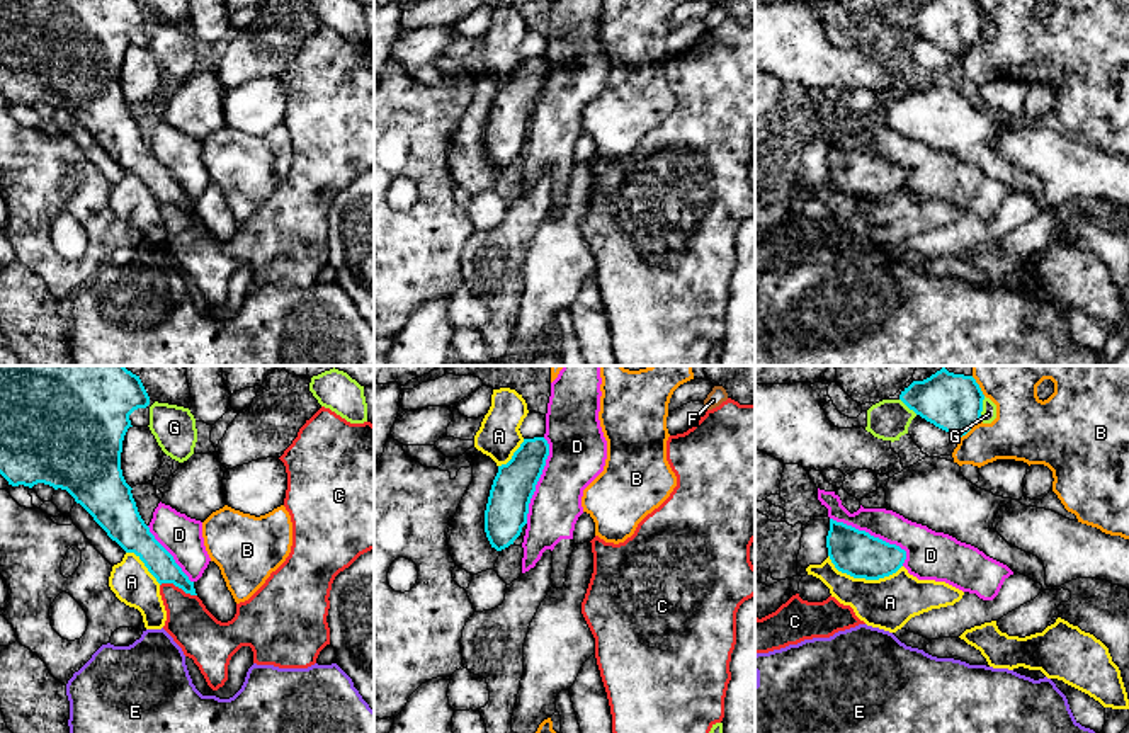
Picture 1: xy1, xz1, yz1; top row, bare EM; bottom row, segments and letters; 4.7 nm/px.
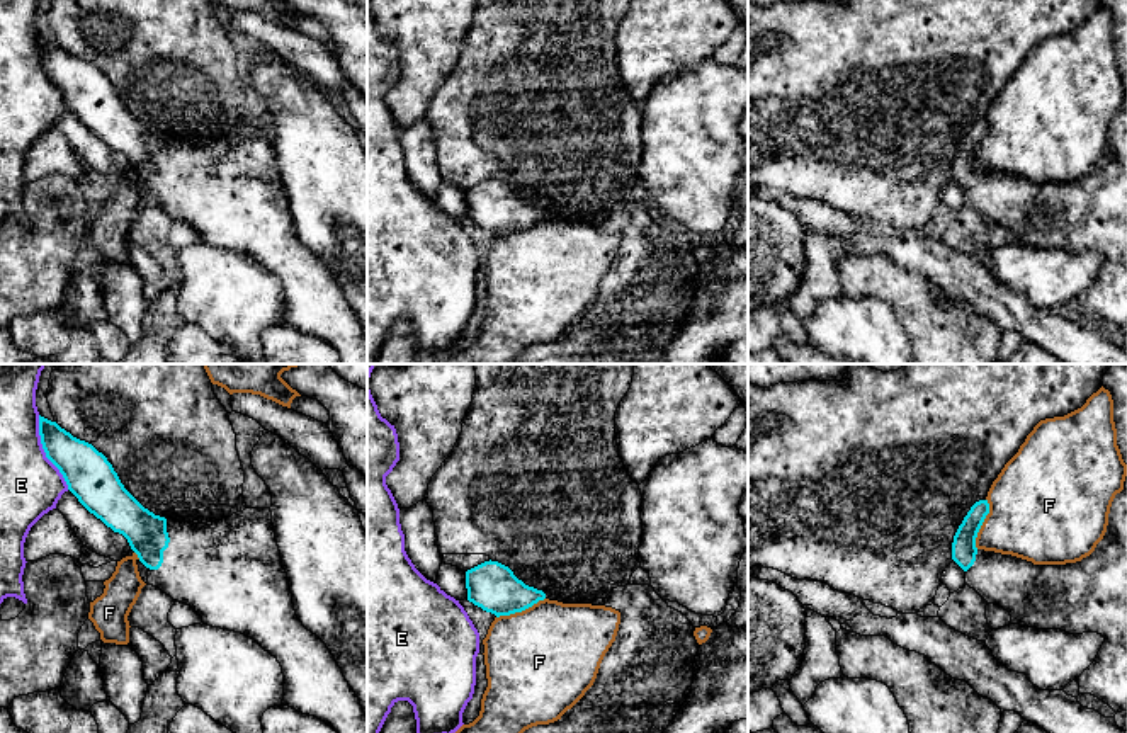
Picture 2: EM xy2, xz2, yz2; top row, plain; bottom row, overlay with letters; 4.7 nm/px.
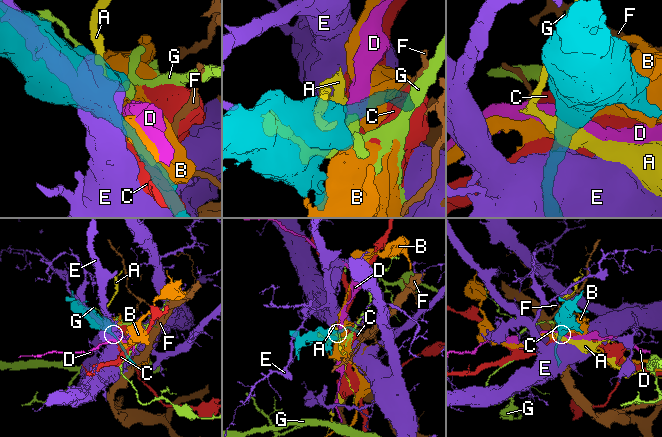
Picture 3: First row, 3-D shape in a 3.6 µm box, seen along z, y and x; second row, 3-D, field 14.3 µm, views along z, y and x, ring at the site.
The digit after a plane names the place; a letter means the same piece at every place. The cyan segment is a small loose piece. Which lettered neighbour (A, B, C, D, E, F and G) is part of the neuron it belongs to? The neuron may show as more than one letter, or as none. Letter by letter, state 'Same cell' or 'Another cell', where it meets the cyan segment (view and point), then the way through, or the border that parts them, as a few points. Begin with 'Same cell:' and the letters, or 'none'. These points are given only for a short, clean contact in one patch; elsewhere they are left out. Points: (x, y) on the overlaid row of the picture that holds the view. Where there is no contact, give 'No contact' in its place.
Same cell: none
A: Another cell. Touches cyan at yz1 (862, 577)
B: Another cell. Touches cyan at yz1 (970, 429)
C: Another cell. Touches cyan at xy1 (179, 587)
D: Another cell. Touches cyan at yz1 (873, 536)
E: Another cell. Touches cyan at xy2 (45, 451)
F: Another cell. Touches cyan at yz2 (981, 524)
G: Another cell. Touches cyan at yz1 (981, 409)

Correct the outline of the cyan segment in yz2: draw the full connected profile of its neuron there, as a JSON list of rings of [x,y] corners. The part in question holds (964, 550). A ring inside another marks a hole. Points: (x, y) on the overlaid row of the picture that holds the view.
[[[1127,490],[1117,493],[1112,502],[1103,539],[1090,556],[1076,563],[1034,565],[1032,561],[1011,554],[977,549],[976,537],[988,514],[988,500],[976,502],[954,536],[952,560],[966,571],[966,585],[974,588],[988,604],[996,604],[1008,611],[1011,624],[1037,629],[1061,629],[1069,634],[1102,634],[1105,641],[1095,662],[1076,679],[1079,694],[1098,697],[1115,713],[1127,711]]]

